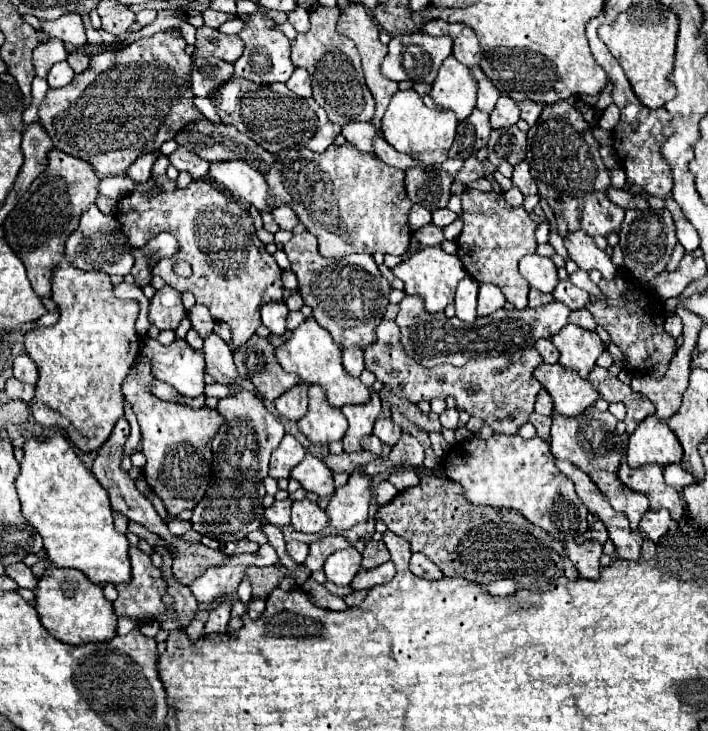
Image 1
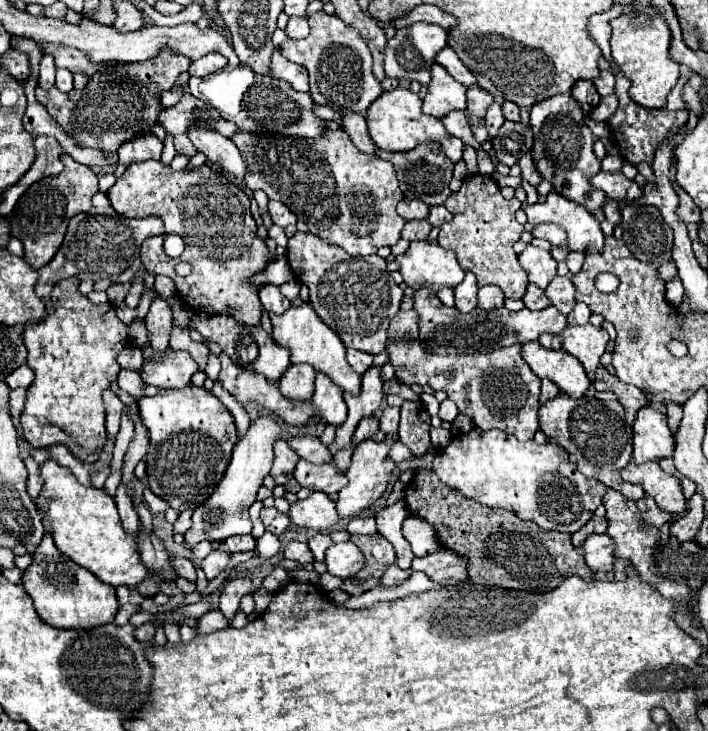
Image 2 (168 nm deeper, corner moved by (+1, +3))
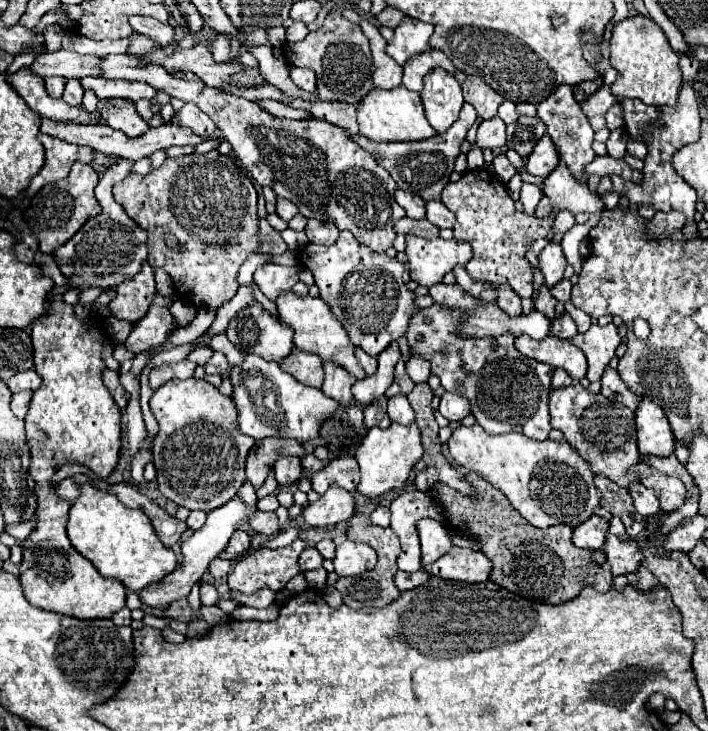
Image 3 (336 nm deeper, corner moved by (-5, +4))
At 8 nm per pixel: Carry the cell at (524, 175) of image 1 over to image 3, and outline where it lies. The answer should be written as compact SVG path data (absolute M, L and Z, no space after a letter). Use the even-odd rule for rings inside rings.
M544 134L540 138L540 142L534 146L532 154L528 156L526 170L532 176L546 178L558 166L558 160L560 160L560 156L556 156L556 148L552 148L552 138L548 134Z

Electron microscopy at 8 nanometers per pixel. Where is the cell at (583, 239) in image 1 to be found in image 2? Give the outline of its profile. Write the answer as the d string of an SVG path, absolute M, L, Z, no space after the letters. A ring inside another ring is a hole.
M550 191L546 203L534 203L526 207L528 221L538 223L556 223L568 233L568 243L572 251L596 249L598 253L604 247L604 235L598 221L586 211L586 207L564 199L556 191Z

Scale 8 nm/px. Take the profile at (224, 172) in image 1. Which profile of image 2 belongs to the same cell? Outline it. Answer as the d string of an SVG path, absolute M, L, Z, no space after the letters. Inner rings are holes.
M190 129L188 137L194 143L194 147L206 155L210 165L220 167L222 171L228 171L238 179L246 177L246 161L228 137L220 135L218 131L206 129Z

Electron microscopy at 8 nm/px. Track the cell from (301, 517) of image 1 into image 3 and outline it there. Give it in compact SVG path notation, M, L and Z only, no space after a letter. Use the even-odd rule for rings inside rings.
M330 488L326 494L320 496L318 502L308 504L302 512L306 524L316 528L346 522L352 518L352 514L354 514L354 498L344 488Z

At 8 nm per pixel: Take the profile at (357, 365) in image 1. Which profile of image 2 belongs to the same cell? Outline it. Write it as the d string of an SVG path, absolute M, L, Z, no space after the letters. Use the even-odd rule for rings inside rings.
M348 349L346 351L346 359L348 359L348 363L350 363L350 367L356 371L356 373L364 373L370 365L372 365L372 355L368 355L368 353L362 353L362 351L358 351L358 349Z

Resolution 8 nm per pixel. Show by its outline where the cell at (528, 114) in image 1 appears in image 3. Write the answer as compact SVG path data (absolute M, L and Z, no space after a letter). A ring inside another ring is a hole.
M504 102L498 110L498 116L506 122L506 124L514 124L518 120L518 112L516 112L516 106L512 102Z

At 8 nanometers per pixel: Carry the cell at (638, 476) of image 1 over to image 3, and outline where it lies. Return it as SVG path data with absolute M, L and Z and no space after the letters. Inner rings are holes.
M644 462L636 464L636 474L640 478L640 484L644 484L646 488L656 492L662 512L672 512L672 510L676 510L676 508L680 508L684 504L686 488L684 488L680 478L666 476L666 474L650 468Z

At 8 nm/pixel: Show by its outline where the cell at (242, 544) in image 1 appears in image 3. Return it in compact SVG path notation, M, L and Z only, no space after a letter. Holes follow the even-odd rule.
M236 530L236 536L232 536L232 540L228 542L228 548L224 548L220 552L220 558L228 558L228 560L236 560L240 558L246 550L250 548L250 536L242 530Z

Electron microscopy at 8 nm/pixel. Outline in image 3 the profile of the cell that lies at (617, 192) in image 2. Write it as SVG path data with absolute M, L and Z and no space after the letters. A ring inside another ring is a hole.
M596 156L588 166L584 166L588 176L590 174L600 174L600 176L612 176L612 174L618 174L622 176L624 180L631 180L632 168L624 162L624 160L618 160L618 158L612 158L612 156Z

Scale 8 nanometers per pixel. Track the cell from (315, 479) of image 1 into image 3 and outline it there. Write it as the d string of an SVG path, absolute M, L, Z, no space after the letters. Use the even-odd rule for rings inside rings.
M352 456L336 458L310 478L312 478L312 488L318 494L324 494L332 486L340 486L348 492L354 492L358 484L358 464Z

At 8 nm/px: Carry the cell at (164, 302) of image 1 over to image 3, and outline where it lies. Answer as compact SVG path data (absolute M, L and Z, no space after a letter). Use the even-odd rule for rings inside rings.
M152 306L150 312L140 322L134 324L130 336L124 342L126 350L130 350L132 354L140 354L162 344L170 336L172 324L174 324L174 318L168 308Z

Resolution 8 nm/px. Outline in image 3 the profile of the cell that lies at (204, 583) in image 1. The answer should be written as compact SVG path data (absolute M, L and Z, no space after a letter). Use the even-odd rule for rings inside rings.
M214 558L214 560L210 562L208 570L210 570L210 574L212 574L212 576L218 580L218 578L222 578L222 576L226 576L226 574L228 574L228 560Z

